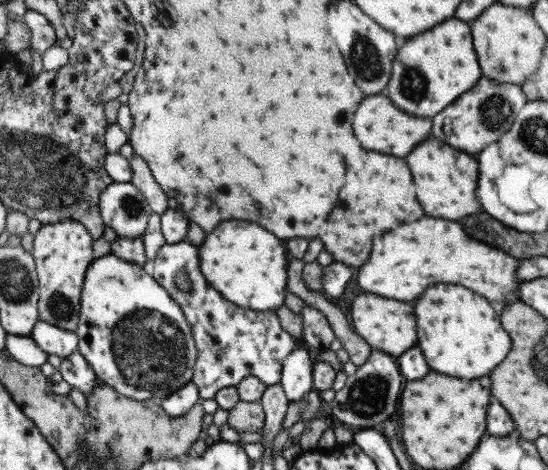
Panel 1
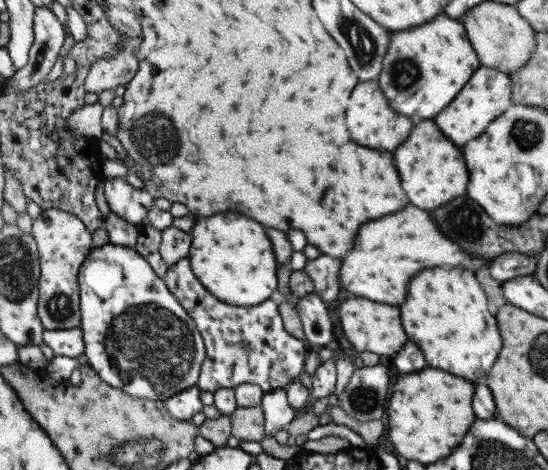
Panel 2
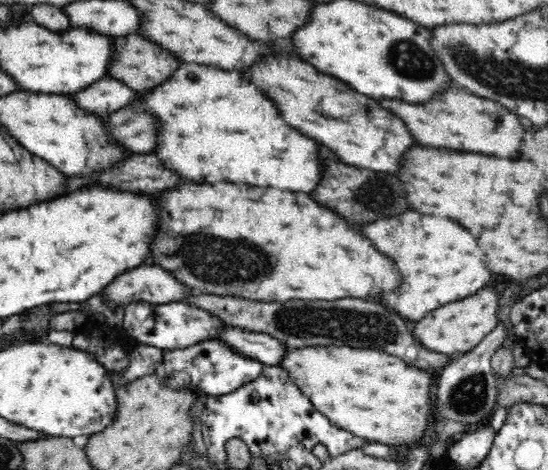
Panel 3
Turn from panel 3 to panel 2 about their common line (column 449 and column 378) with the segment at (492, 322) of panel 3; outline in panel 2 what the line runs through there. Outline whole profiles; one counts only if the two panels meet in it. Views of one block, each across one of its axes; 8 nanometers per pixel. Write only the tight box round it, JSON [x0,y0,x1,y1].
[339,298,407,360]

